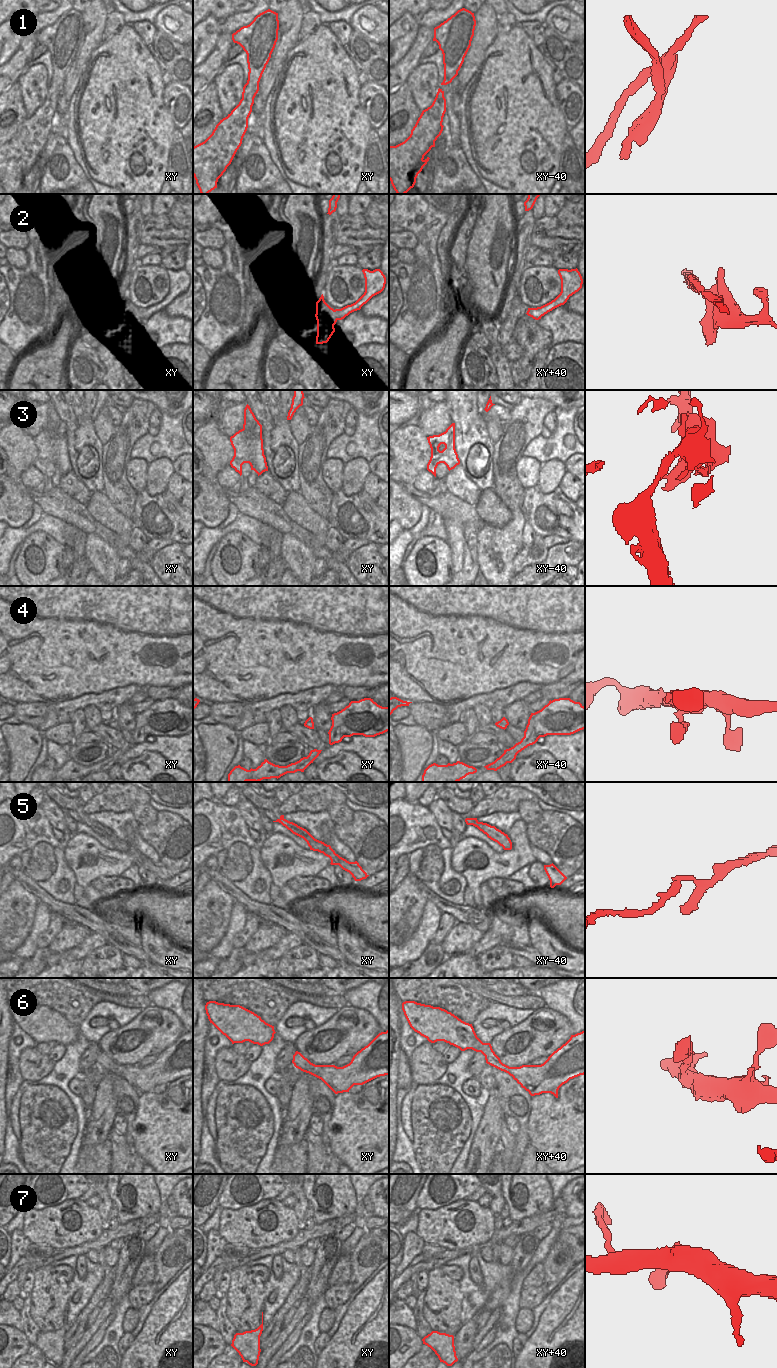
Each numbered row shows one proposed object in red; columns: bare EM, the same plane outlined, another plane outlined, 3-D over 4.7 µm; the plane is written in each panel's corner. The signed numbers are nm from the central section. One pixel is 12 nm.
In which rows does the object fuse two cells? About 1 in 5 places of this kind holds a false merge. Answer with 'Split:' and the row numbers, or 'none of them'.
Split: 1, 2

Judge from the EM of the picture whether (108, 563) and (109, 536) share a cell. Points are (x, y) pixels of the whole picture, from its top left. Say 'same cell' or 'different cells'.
different cells

